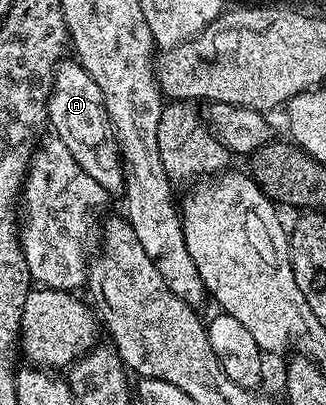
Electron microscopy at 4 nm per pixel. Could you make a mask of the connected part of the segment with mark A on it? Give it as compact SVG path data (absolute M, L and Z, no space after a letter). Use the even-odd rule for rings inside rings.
M67 59L56 68L51 78L51 97L47 101L47 120L54 136L69 147L69 155L81 163L81 171L101 183L109 195L123 192L123 160L115 133L111 130L111 120L103 106L101 87L93 83L89 71L78 60Z

